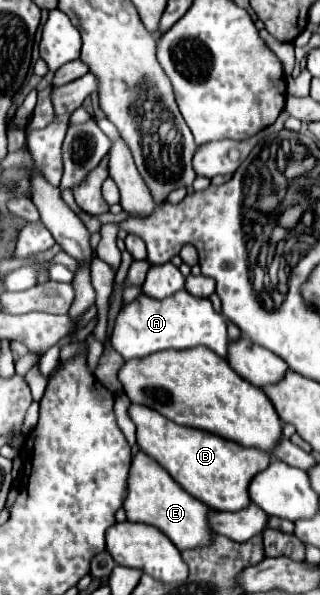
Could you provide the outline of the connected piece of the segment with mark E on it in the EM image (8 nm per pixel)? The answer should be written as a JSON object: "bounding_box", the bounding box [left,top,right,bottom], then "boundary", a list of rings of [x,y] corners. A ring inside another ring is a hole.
{"bounding_box":[123,452,213,552],"boundary":[[[137,452],[131,470],[129,470],[129,492],[123,504],[129,522],[141,522],[159,528],[181,552],[191,548],[203,548],[211,544],[213,530],[209,526],[209,508],[207,504],[195,500],[191,494],[183,492],[169,472],[163,470],[155,460],[147,458],[143,452]]]}

